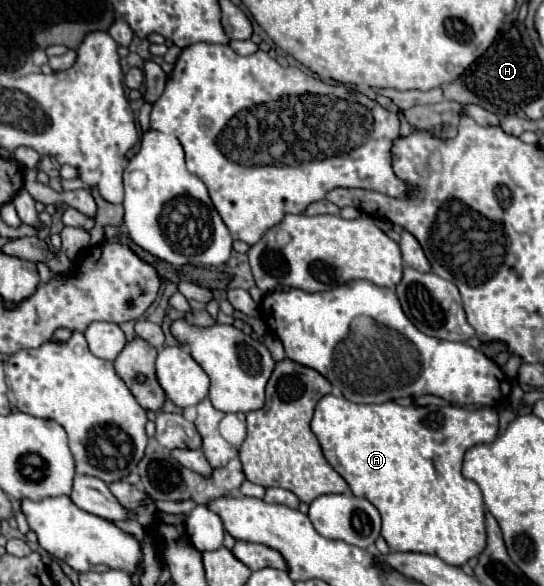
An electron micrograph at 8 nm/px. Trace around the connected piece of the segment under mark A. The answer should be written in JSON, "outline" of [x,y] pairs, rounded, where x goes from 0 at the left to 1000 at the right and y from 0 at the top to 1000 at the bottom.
{"outline":[[[597,674],[579,695],[572,732],[590,756],[597,783],[638,821],[649,845],[671,848],[693,862],[704,886],[700,913],[719,940],[789,944],[825,964],[855,964],[866,951],[881,951],[888,944],[895,923],[888,845],[873,821],[847,811],[847,790],[858,766],[914,749],[917,712],[906,695],[741,695],[722,684],[700,691],[660,691],[642,688],[631,677]]]}

